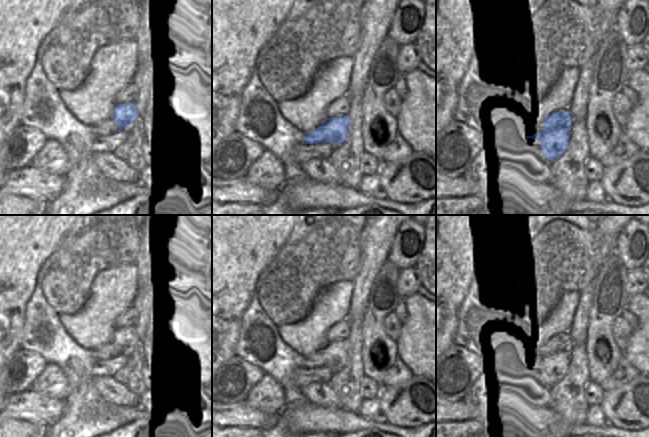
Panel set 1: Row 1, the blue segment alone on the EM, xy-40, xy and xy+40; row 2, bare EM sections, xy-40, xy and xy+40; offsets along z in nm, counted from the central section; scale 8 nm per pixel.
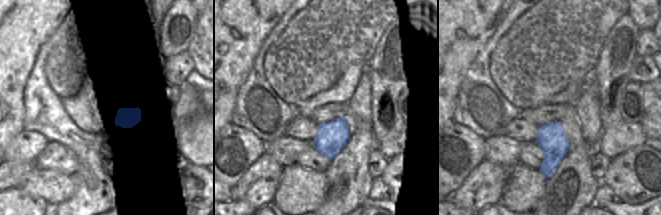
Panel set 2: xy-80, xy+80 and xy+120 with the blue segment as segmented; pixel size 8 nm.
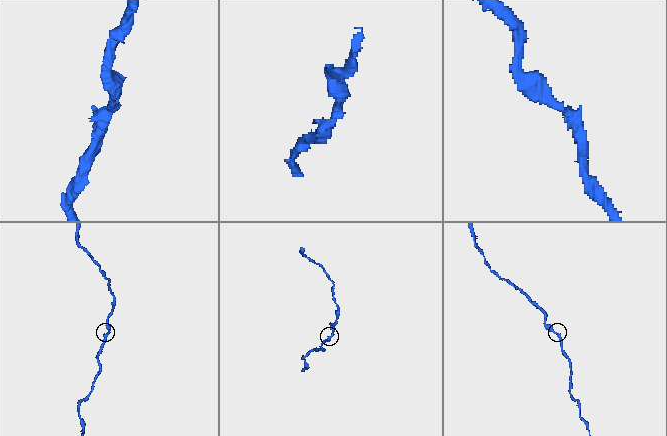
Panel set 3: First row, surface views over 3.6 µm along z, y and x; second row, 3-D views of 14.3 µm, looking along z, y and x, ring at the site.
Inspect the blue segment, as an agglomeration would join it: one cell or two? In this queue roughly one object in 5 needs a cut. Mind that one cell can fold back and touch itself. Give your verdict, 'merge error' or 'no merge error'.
no merge error

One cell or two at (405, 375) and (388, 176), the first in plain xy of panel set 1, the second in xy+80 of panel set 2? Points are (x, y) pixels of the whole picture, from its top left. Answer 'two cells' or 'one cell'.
two cells

